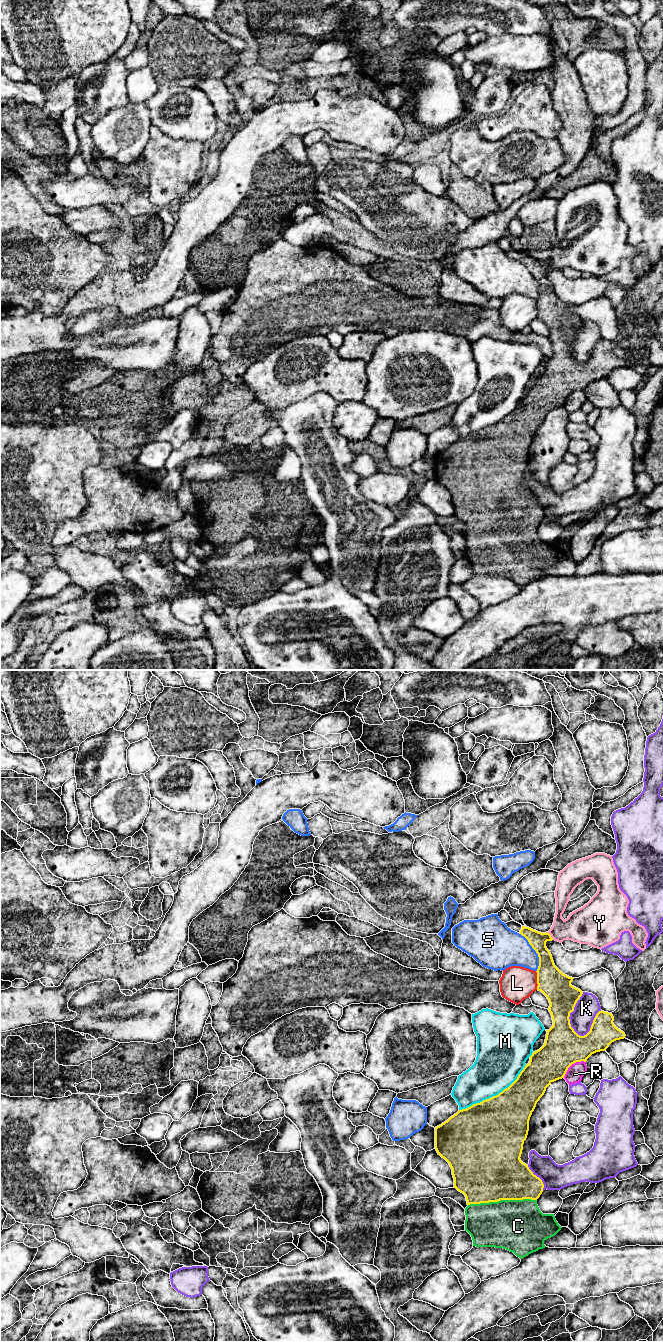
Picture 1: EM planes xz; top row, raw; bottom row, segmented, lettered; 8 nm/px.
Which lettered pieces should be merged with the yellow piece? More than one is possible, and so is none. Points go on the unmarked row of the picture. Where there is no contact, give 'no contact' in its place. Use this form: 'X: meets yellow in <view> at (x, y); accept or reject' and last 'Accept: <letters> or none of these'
C: meets yellow in xz at (502, 527); accept
K: meets yellow in xz at (569, 342); reject
L: meets yellow in xz at (537, 308); reject
M: meets yellow in xz at (494, 424); reject
R: meets yellow in xz at (572, 391); reject
S: meets yellow in xz at (536, 280); reject
Y: meets yellow in xz at (550, 264); reject
Accept: C

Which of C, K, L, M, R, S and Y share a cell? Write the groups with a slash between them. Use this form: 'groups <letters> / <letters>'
groups C / K / L / M / R / S / Y

